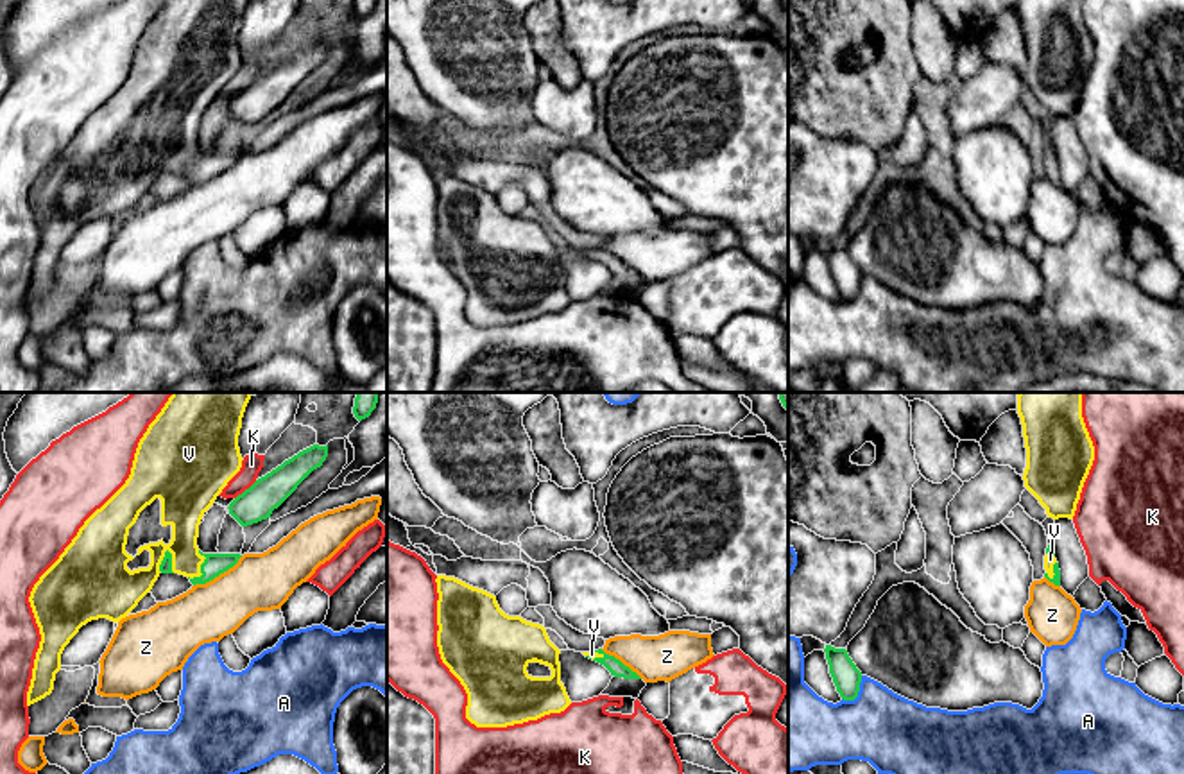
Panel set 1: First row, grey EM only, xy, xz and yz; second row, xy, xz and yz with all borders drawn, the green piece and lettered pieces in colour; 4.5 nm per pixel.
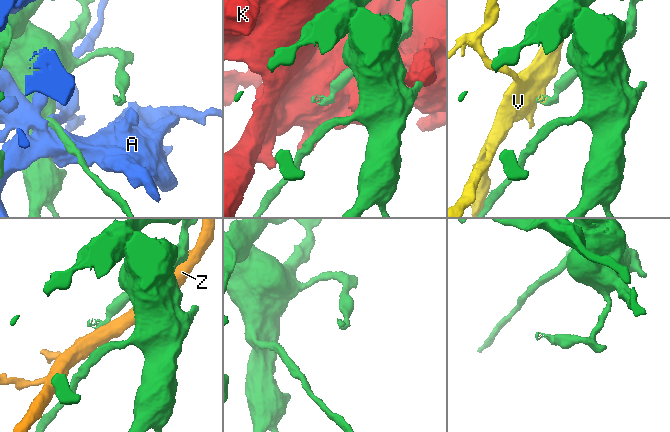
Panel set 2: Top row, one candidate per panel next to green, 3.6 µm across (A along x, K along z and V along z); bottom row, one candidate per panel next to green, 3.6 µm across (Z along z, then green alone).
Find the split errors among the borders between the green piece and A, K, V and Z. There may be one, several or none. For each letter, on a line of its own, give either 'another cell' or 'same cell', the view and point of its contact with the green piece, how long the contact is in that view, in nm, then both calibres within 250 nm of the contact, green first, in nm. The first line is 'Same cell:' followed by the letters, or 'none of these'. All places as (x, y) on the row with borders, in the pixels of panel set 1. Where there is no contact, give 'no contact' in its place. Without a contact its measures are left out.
Same cell: none of these
A: another cell | yz (858, 690) | 150 nm | 120/340 nm
K: another cell | xy (246, 490) | 130 nm | 160/90 nm
V: another cell | xy (171, 561) | 120 nm | 60/190 nm
Z: another cell | xy (217, 576) | 260 nm | 100/260 nm

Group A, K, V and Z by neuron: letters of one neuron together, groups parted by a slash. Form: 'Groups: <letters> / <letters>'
Groups: A / K / V / Z

